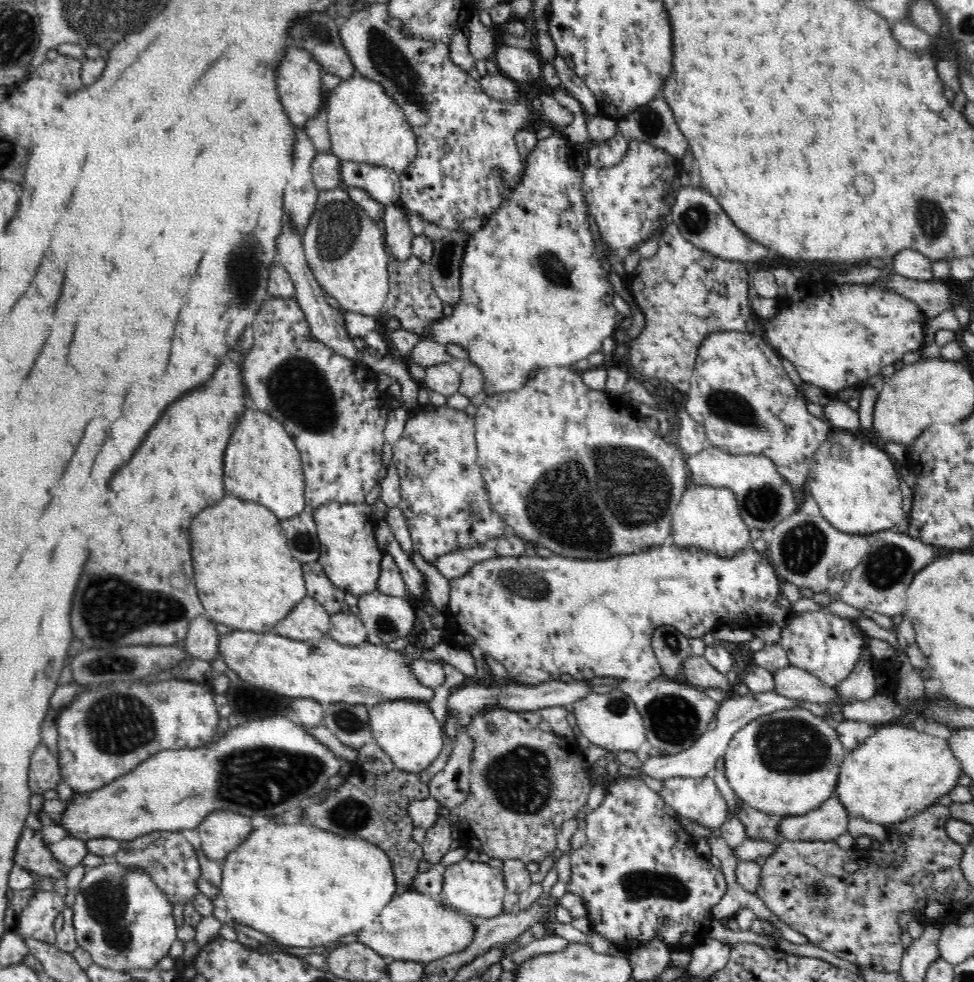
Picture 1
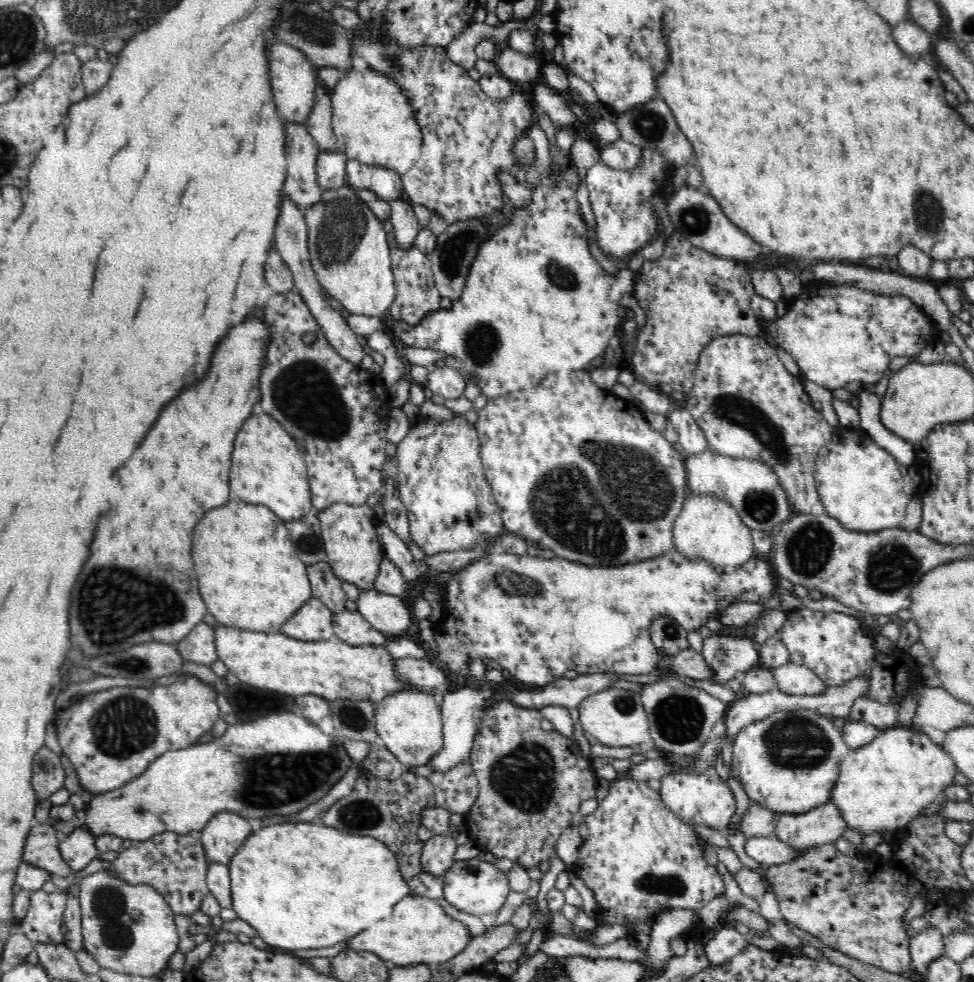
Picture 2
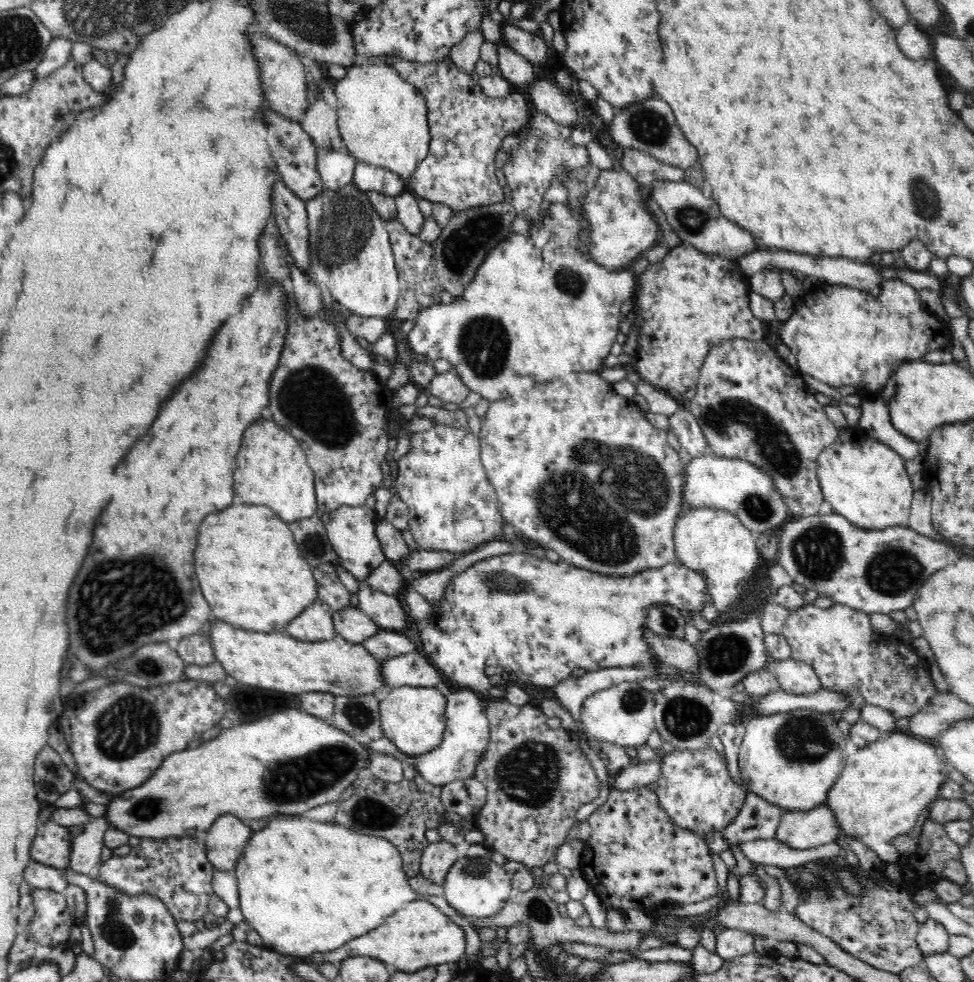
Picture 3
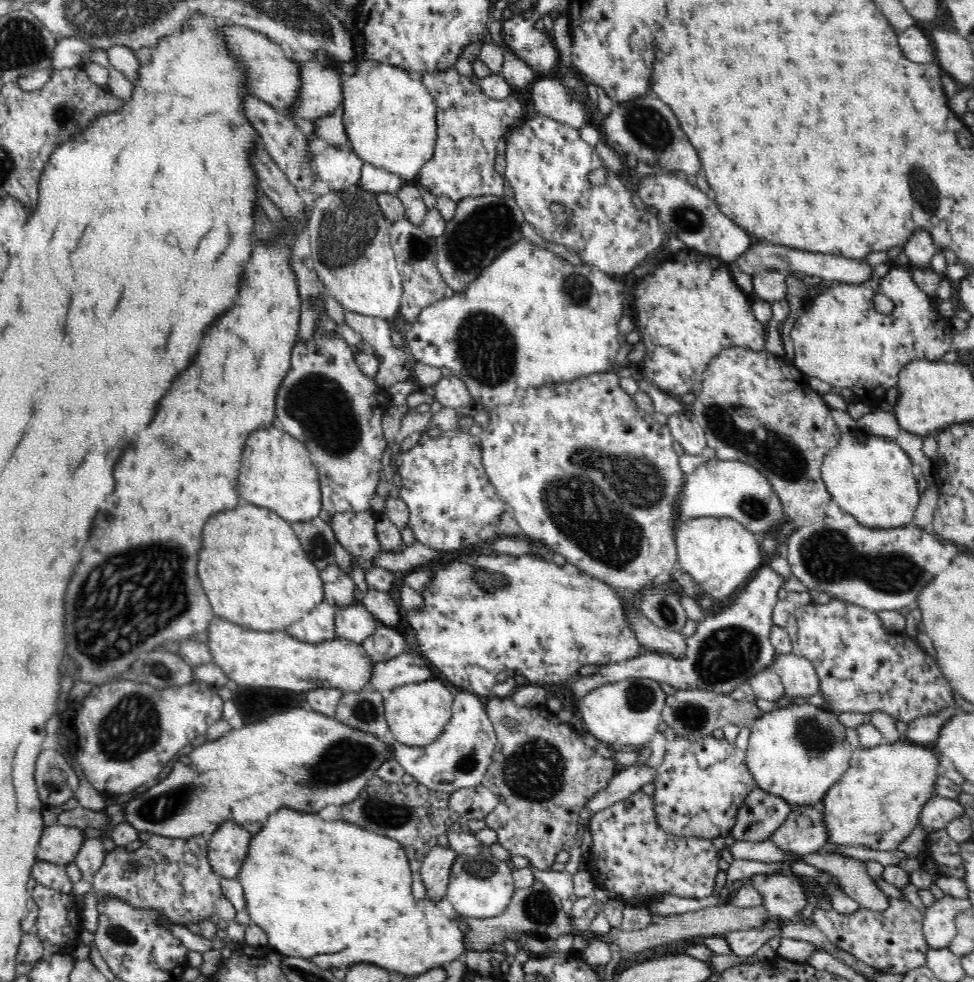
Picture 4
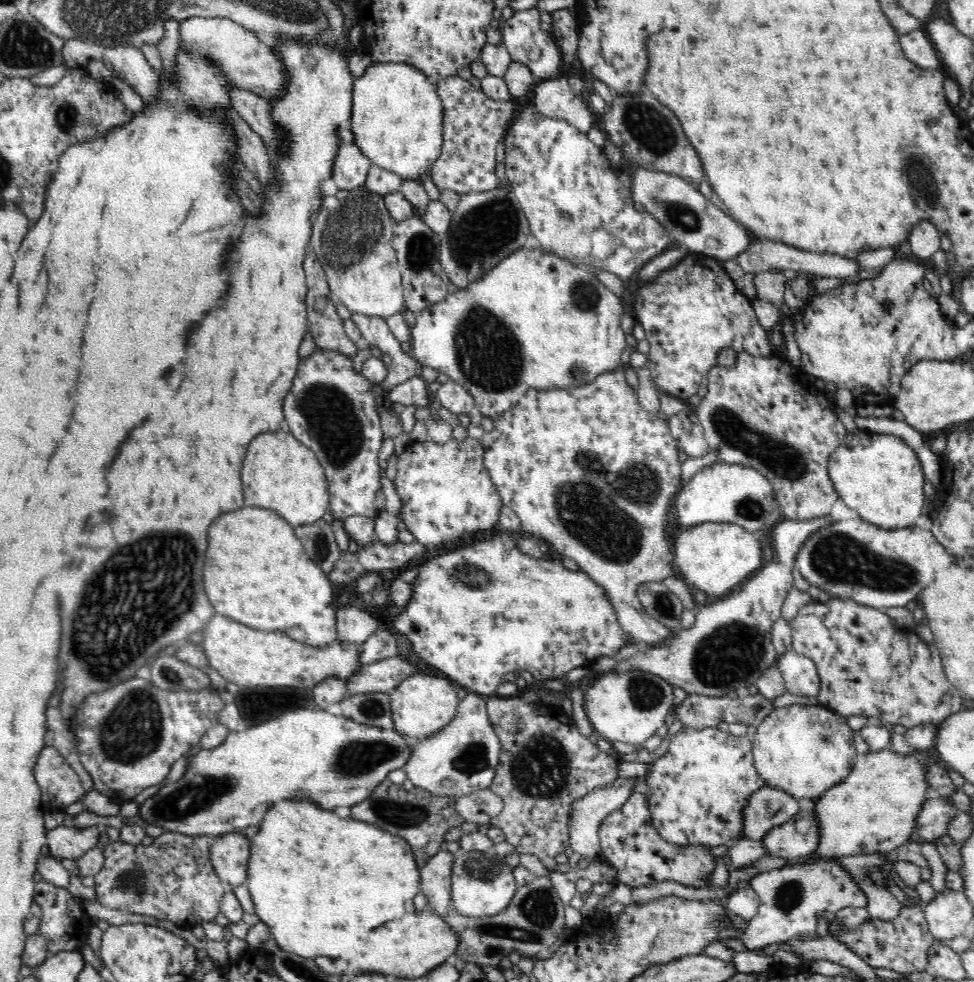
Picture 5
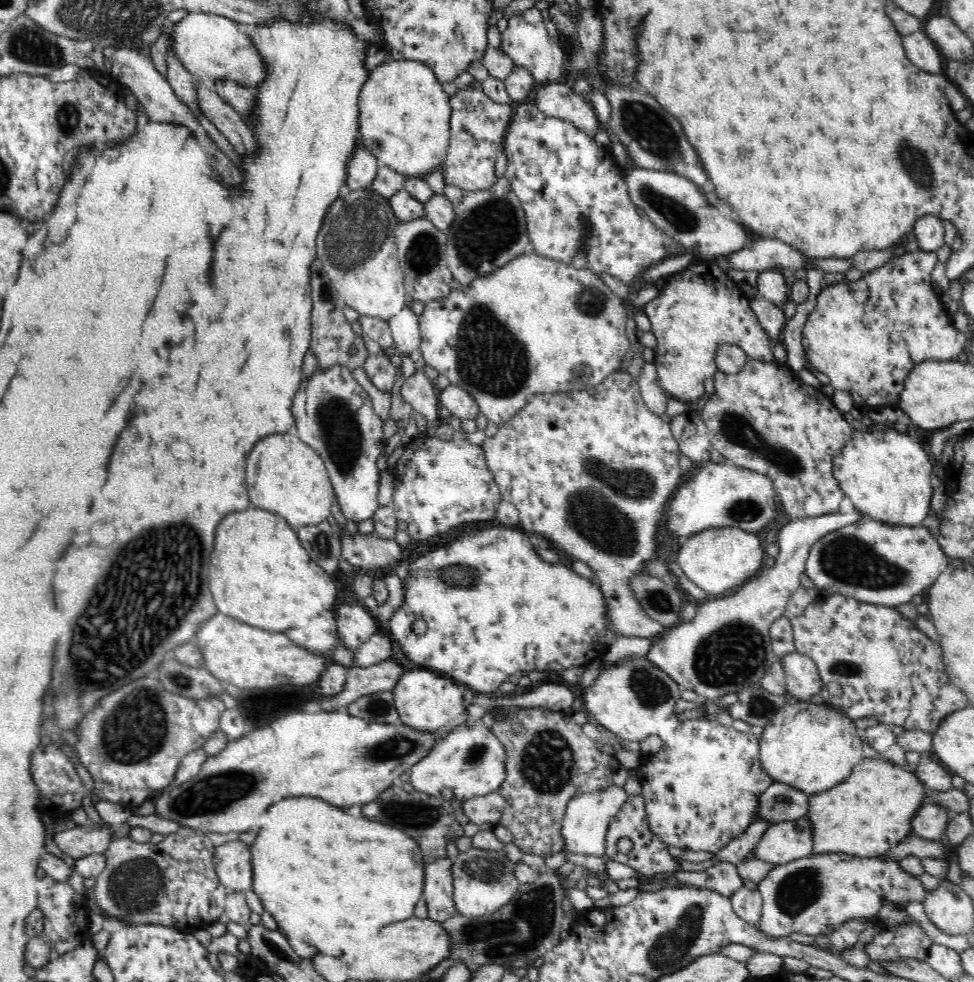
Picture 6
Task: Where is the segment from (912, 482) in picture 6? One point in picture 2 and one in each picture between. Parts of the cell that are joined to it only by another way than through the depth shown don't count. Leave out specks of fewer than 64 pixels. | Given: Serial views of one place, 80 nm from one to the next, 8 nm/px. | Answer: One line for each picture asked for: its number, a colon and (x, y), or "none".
2: (859, 483)
3: (866, 481)
4: (871, 477)
5: (878, 475)

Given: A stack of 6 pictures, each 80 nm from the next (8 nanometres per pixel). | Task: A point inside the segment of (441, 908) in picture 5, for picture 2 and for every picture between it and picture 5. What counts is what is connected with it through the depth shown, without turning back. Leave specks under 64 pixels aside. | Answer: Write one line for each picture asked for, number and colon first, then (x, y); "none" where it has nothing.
2: (437, 856)
3: (438, 857)
4: (435, 870)

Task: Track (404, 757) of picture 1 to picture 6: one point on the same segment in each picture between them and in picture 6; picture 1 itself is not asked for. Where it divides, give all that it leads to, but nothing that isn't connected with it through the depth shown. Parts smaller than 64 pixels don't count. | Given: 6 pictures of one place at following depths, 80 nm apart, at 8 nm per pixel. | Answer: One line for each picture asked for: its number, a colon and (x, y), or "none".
2: (409, 723)
3: (413, 719)
4: (417, 714)
5: (422, 705)
6: (426, 701)

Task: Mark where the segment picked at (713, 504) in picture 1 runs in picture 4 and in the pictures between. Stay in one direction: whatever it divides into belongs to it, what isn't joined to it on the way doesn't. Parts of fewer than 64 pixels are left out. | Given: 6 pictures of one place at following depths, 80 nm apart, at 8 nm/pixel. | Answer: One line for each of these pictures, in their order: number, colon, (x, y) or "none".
2: (707, 527)
3: (712, 541)
4: (721, 555)

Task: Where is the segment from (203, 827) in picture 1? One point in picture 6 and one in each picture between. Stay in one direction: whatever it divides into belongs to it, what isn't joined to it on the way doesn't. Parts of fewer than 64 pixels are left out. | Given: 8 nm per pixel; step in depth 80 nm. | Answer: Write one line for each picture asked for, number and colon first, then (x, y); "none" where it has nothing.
2: (224, 834)
3: (226, 838)
4: (227, 848)
5: (229, 855)
6: (232, 860)

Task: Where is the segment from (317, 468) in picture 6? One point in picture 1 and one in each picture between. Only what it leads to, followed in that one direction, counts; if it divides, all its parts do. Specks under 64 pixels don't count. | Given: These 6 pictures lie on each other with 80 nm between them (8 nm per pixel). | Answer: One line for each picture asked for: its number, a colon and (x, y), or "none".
1: (262, 464)
2: (268, 468)
3: (272, 471)
4: (276, 471)
5: (280, 473)

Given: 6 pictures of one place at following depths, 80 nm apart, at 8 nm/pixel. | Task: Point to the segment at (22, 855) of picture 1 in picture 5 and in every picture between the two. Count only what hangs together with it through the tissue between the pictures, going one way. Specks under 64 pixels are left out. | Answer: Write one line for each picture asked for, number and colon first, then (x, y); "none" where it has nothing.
2: (41, 849)
3: (51, 846)
4: (58, 844)
5: (63, 842)

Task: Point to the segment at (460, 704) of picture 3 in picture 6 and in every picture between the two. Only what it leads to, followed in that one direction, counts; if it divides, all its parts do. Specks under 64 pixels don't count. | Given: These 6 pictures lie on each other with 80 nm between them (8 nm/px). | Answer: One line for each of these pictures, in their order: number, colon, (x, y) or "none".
4: (460, 758)
5: (462, 759)
6: (469, 761)

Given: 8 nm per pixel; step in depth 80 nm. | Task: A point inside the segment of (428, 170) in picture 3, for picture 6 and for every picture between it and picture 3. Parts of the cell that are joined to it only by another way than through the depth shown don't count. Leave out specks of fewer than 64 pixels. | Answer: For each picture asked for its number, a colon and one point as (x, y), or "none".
4: (470, 123)
5: (473, 123)
6: (478, 125)

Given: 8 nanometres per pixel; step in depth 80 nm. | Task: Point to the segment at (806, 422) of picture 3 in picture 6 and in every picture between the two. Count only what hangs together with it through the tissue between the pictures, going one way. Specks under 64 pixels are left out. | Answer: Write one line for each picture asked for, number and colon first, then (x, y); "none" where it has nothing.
4: (755, 407)
5: (764, 413)
6: (764, 418)

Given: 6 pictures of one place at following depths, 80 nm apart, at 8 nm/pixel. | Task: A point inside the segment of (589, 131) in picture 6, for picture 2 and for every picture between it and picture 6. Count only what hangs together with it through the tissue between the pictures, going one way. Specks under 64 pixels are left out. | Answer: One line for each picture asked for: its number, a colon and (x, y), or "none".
2: (553, 103)
3: (547, 97)
4: (551, 98)
5: (554, 98)

